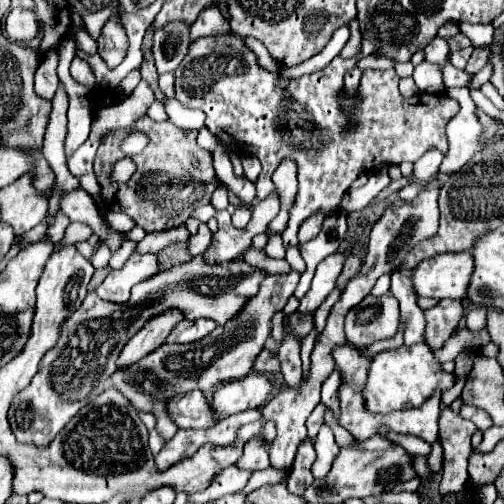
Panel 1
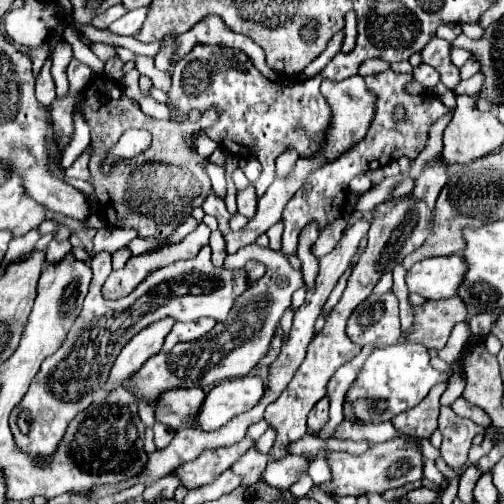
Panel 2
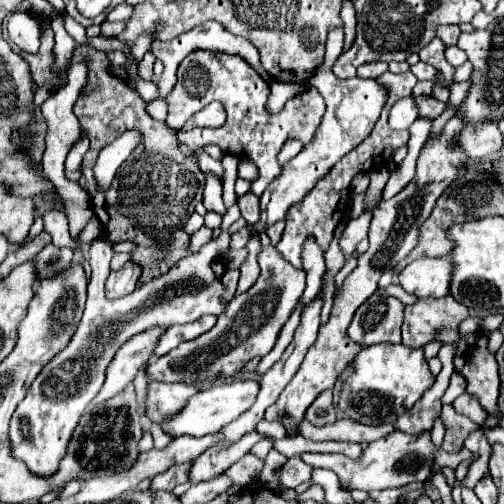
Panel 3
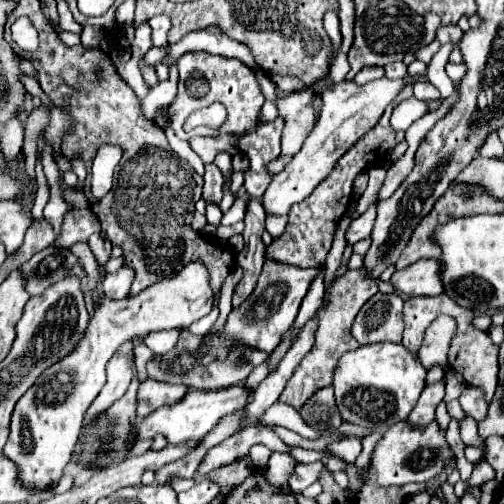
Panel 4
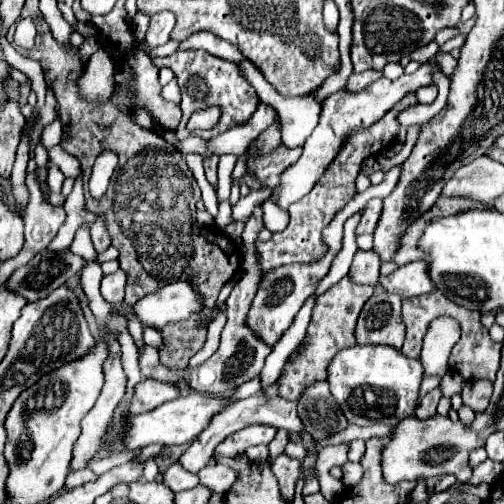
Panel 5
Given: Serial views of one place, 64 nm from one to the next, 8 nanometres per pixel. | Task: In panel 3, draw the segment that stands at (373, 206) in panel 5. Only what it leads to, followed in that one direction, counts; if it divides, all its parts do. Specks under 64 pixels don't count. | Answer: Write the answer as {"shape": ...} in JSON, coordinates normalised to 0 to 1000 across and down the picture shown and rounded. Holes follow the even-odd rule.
{"shape":[[[722,421],[722,425],[714,425],[710,433],[702,433],[687,444],[687,452],[679,460],[679,472],[675,472],[675,496],[679,496],[683,508],[698,508],[706,500],[706,484],[726,472],[734,433],[738,433],[738,425]]]}

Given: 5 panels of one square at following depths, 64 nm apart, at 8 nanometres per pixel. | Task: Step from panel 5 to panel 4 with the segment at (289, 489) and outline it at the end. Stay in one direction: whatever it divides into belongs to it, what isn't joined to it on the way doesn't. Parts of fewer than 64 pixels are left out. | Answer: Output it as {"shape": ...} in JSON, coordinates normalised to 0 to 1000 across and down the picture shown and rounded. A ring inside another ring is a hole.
{"shape":[[[540,897],[524,929],[524,944],[540,964],[567,972],[571,944],[583,925],[587,925],[587,915],[571,899]]]}

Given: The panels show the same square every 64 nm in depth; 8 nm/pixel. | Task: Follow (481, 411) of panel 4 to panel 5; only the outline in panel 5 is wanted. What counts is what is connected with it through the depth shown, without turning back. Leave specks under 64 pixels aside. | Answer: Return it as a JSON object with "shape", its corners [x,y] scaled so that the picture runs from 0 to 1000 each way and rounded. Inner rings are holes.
{"shape":[[[937,758],[937,762],[925,762],[917,774],[921,806],[929,806],[937,813],[968,810],[972,786],[976,786],[976,762],[968,762],[968,758]]]}

